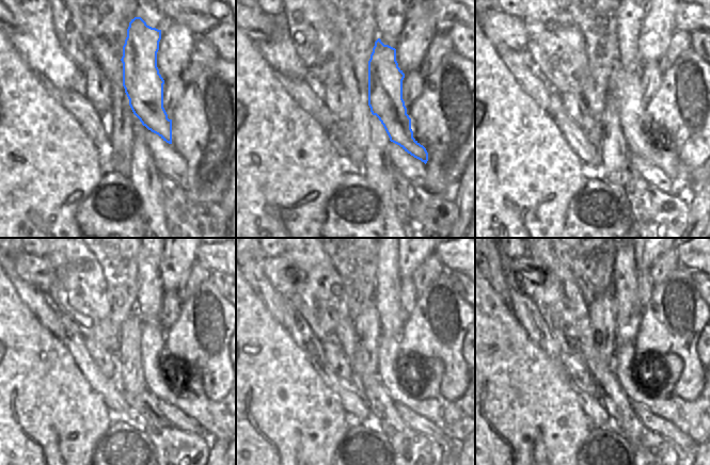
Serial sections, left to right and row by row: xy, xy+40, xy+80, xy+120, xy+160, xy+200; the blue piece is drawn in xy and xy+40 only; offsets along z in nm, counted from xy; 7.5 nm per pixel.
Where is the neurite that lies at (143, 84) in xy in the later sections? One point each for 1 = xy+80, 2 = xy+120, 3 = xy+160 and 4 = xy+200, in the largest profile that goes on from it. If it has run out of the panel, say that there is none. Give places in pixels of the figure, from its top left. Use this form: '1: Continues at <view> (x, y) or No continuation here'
1: Continues at xy+80 (626, 87)
2: Continues at xy+120 (190, 399)
3: Continues at xy+160 (424, 399)
4: Continues at xy+200 (661, 399).

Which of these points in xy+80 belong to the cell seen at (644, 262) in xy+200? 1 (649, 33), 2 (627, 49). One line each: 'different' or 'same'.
1: same
2: different

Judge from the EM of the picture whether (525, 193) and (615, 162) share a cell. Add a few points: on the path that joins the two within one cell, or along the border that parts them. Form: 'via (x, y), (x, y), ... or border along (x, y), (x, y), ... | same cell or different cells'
border along (600, 166), (601, 176) | different cells

